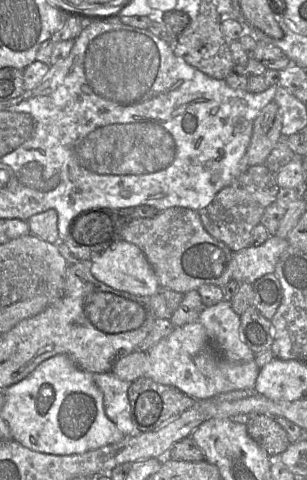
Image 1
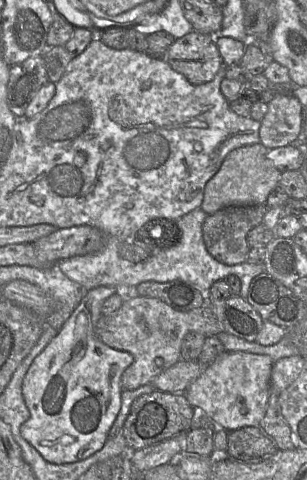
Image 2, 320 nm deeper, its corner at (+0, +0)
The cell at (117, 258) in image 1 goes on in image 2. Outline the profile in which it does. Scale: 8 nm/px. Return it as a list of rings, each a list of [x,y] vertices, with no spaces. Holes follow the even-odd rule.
[[[99,286],[88,290],[85,292],[81,302],[73,311],[68,320],[63,324],[58,334],[50,341],[50,343],[45,347],[45,349],[35,358],[22,382],[22,395],[25,401],[25,404],[30,412],[29,419],[23,423],[21,426],[21,435],[22,437],[34,447],[39,454],[48,462],[54,464],[68,464],[73,462],[78,462],[84,460],[89,456],[93,455],[99,451],[105,444],[108,436],[108,432],[113,425],[119,410],[121,408],[121,395],[123,388],[121,386],[121,376],[126,368],[128,368],[134,361],[133,356],[121,350],[113,349],[107,346],[105,343],[99,340],[95,334],[95,327],[98,320],[102,316],[101,307],[103,302],[110,297],[118,293],[118,288],[113,286]]]

